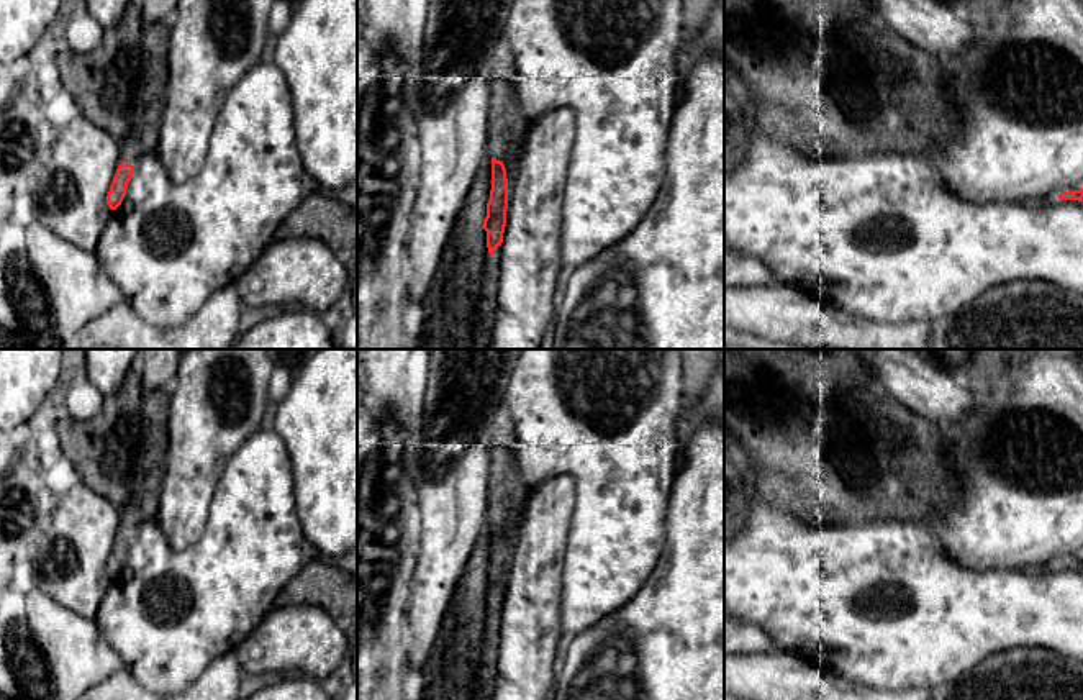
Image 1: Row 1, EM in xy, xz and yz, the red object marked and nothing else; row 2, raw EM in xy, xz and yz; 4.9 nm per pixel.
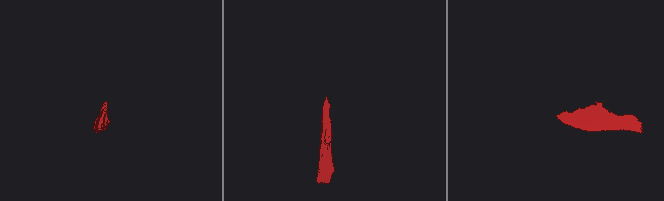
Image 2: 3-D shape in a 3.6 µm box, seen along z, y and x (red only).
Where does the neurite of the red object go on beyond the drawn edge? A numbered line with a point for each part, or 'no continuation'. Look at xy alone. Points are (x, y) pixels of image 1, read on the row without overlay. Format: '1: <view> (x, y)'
1: xy (143, 495)

